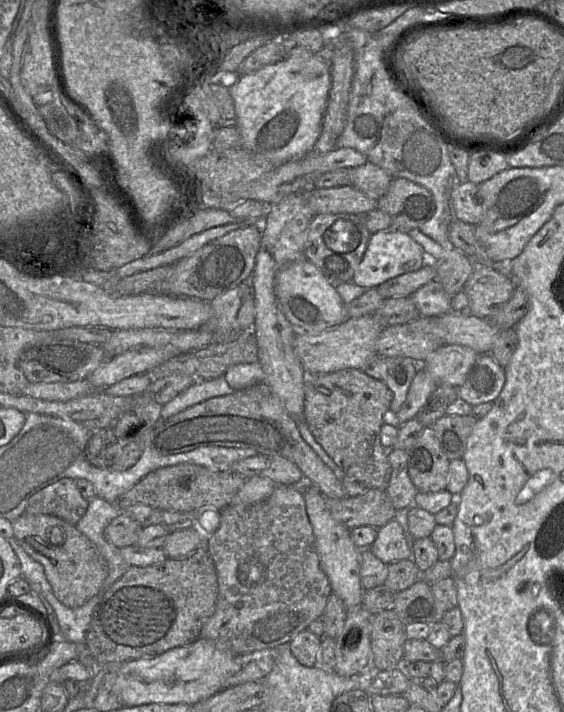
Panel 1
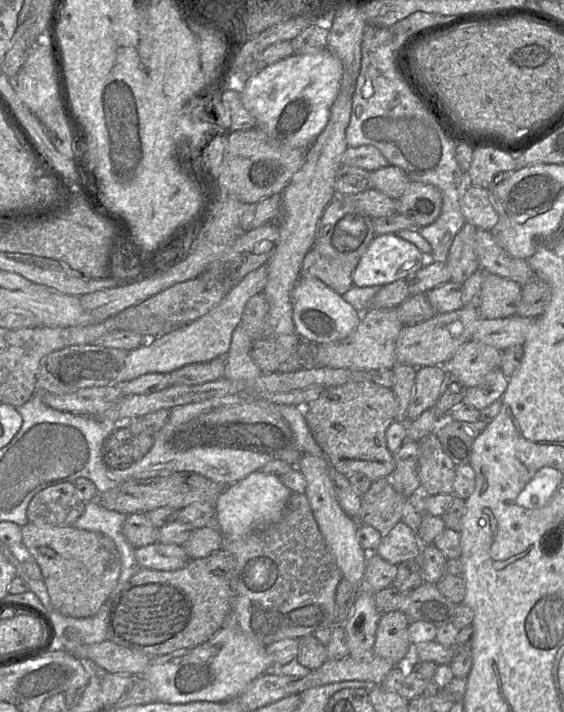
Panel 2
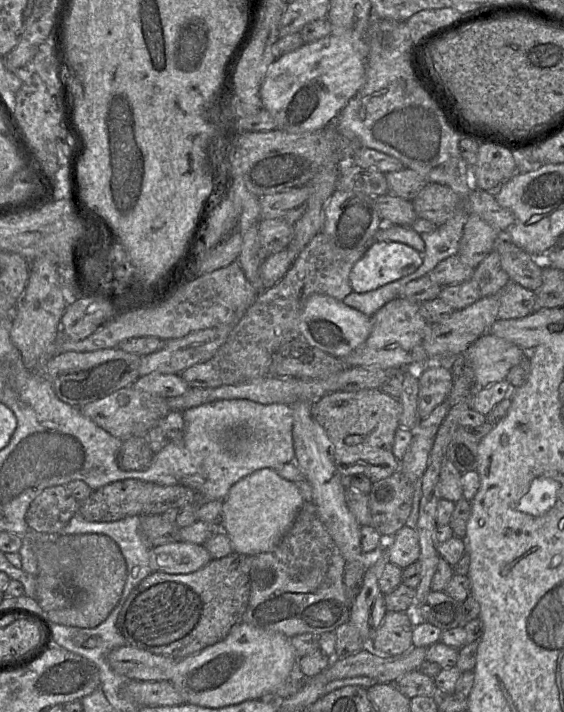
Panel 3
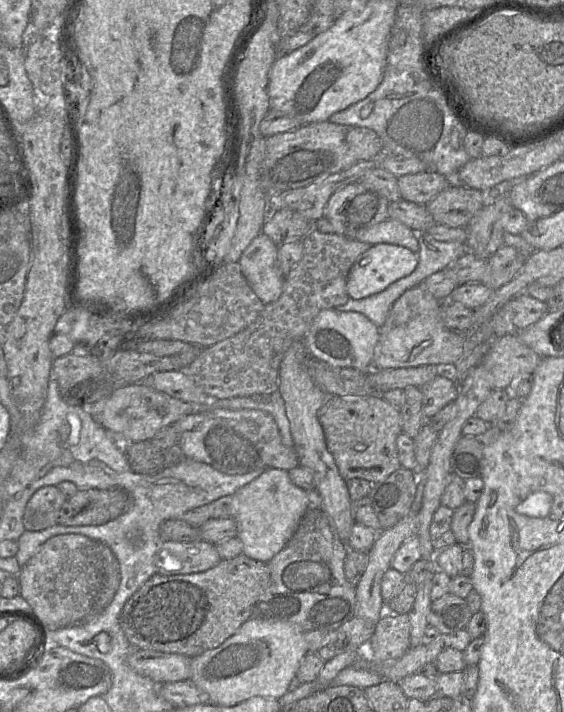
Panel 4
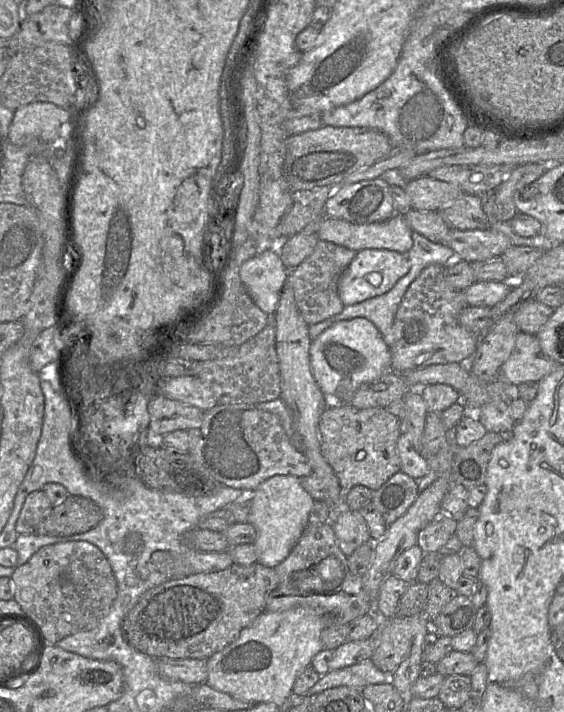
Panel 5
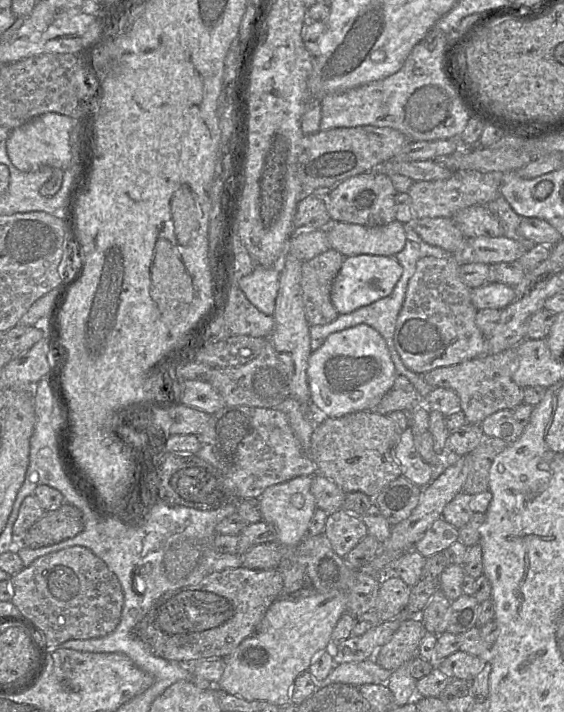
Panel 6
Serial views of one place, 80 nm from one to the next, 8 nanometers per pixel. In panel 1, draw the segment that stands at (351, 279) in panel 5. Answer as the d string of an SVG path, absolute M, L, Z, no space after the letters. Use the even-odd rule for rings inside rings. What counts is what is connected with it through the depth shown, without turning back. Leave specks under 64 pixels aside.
M389 229L371 234L352 281L366 289L376 288L391 278L419 270L423 266L424 250L407 232Z

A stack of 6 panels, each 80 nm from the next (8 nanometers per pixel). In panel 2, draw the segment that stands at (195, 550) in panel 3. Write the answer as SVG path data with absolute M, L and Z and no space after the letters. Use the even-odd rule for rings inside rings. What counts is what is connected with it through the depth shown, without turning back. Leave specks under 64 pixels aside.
M158 542L136 548L135 557L141 568L161 571L178 570L191 560L183 545Z

